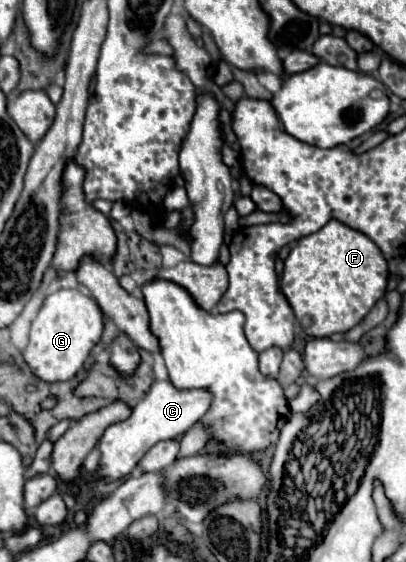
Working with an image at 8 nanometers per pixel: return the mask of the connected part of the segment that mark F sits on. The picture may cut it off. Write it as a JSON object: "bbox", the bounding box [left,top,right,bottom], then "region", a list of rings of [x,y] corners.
{"bbox":[280,219,388,337],"region":[[[332,219],[320,231],[296,241],[294,249],[284,261],[280,277],[280,293],[288,299],[300,327],[308,337],[330,337],[332,333],[346,333],[356,327],[372,309],[372,305],[384,295],[388,279],[388,263],[380,249],[360,231]]]}

